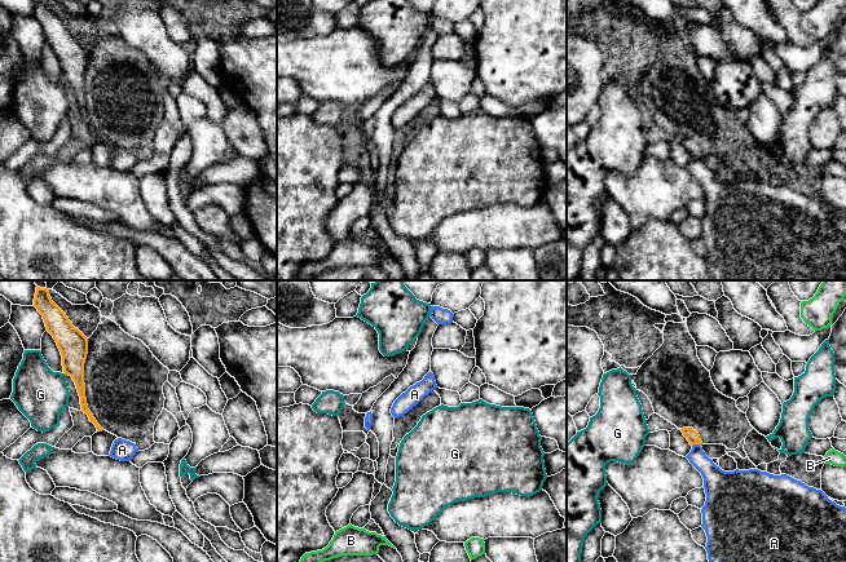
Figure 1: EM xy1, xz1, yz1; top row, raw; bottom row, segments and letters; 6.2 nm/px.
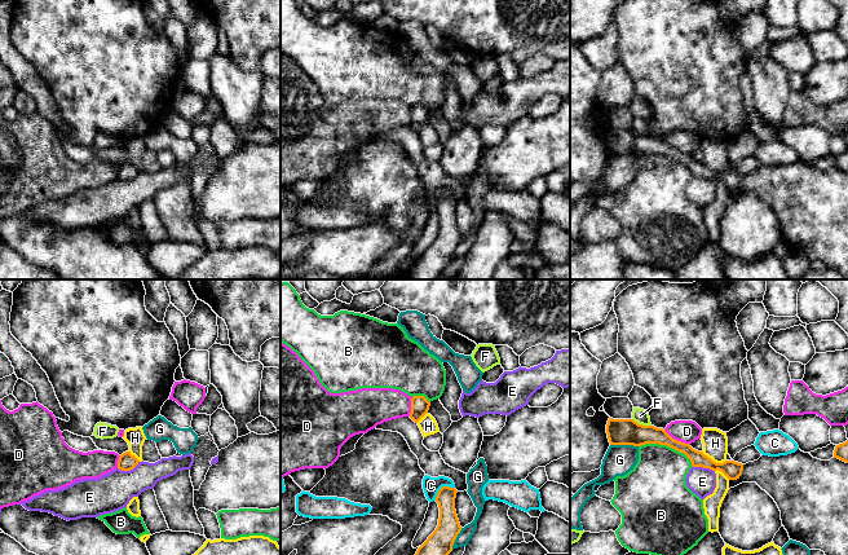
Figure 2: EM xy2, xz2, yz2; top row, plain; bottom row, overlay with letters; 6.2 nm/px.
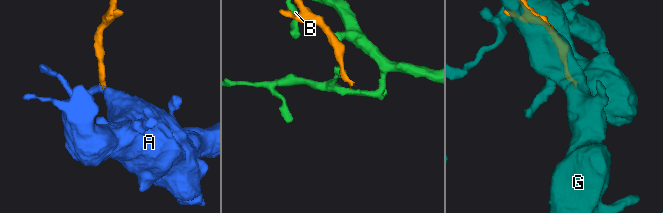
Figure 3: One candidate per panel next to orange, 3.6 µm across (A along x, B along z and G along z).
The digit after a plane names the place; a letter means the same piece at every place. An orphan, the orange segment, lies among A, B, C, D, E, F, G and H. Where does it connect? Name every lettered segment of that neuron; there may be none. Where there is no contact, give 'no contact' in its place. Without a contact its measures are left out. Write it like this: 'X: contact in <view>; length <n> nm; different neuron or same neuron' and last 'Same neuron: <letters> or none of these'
A: contact in yz1; length 60 nm; same neuron
B: contact in yz2; length 360 nm; different neuron
C: contact in xz2; length 150 nm; different neuron
D: contact in yz2; length 190 nm; different neuron
E: contact in xy2; length 140 nm; different neuron
F: contact in yz2; length 130 nm; different neuron
G: contact in yz2; length 180 nm; different neuron
H: contact in yz2; length 170 nm; different neuron
Same neuron: A

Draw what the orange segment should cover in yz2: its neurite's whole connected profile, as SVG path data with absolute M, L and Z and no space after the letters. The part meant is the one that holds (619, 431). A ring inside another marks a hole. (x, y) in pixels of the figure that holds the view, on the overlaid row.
M609 418L606 433L610 445L633 445L645 444L667 445L680 453L684 453L692 462L693 467L710 468L721 471L729 480L737 480L742 475L743 464L734 461L716 463L702 452L693 449L689 444L672 439L666 430L654 426L642 426L633 419Z

